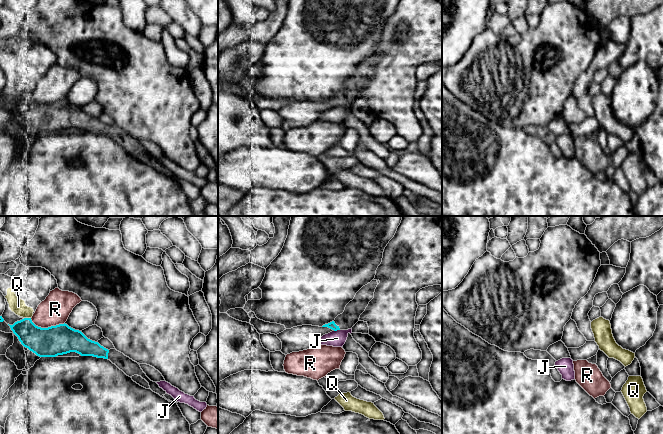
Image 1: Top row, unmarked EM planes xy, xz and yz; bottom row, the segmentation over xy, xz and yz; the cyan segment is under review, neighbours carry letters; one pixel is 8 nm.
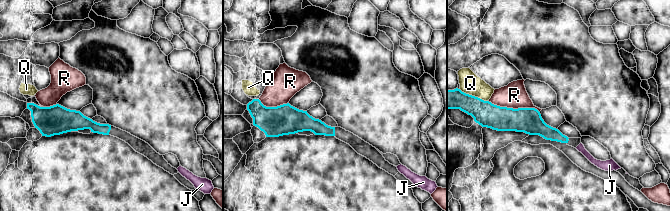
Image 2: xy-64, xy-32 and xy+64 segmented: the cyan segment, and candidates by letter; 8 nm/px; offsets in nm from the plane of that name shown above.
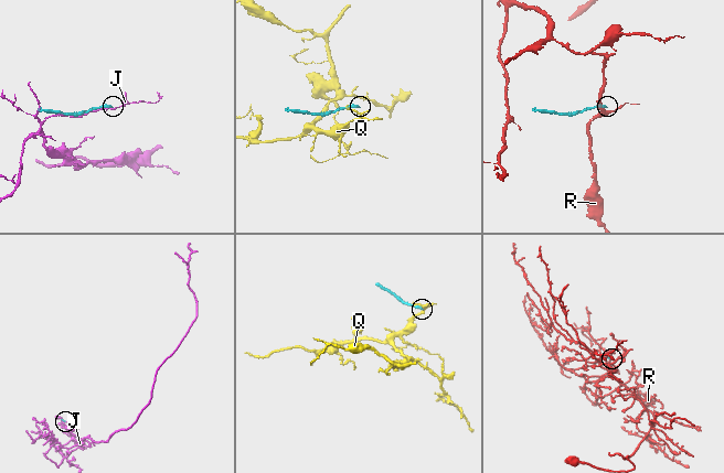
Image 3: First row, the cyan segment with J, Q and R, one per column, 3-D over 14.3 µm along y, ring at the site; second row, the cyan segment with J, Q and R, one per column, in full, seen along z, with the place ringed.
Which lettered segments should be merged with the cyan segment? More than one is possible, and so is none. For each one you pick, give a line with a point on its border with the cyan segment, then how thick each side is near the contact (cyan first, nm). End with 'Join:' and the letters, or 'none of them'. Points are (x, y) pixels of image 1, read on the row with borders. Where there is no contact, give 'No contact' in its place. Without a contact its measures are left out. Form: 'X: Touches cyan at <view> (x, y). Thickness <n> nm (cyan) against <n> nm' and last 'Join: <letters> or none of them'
Join: none of them

